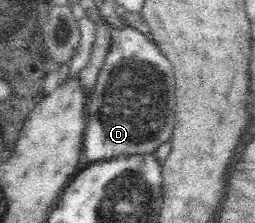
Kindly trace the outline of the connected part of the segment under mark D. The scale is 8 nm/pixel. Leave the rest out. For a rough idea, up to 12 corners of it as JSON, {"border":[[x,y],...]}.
{"border":[[133,26],[86,102],[90,162],[155,153],[175,123],[173,67]]}

